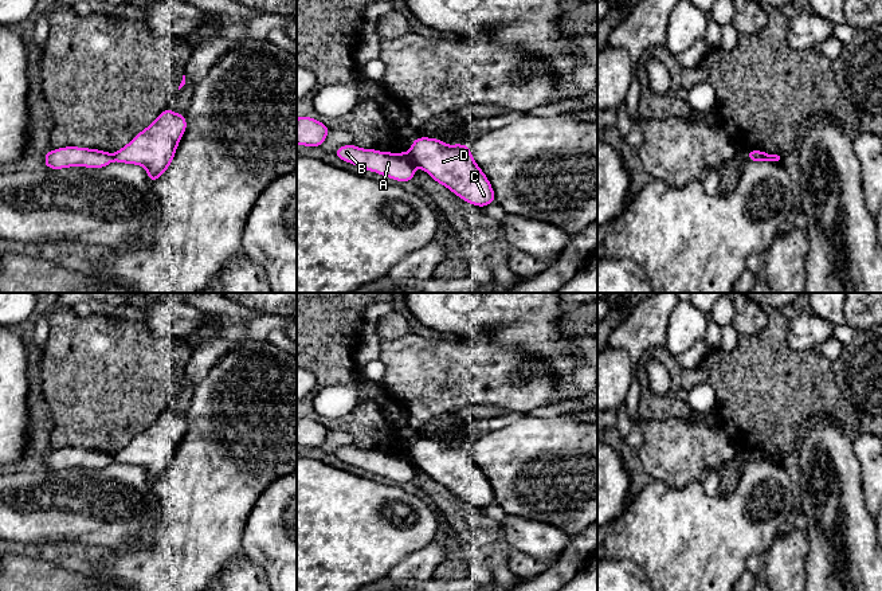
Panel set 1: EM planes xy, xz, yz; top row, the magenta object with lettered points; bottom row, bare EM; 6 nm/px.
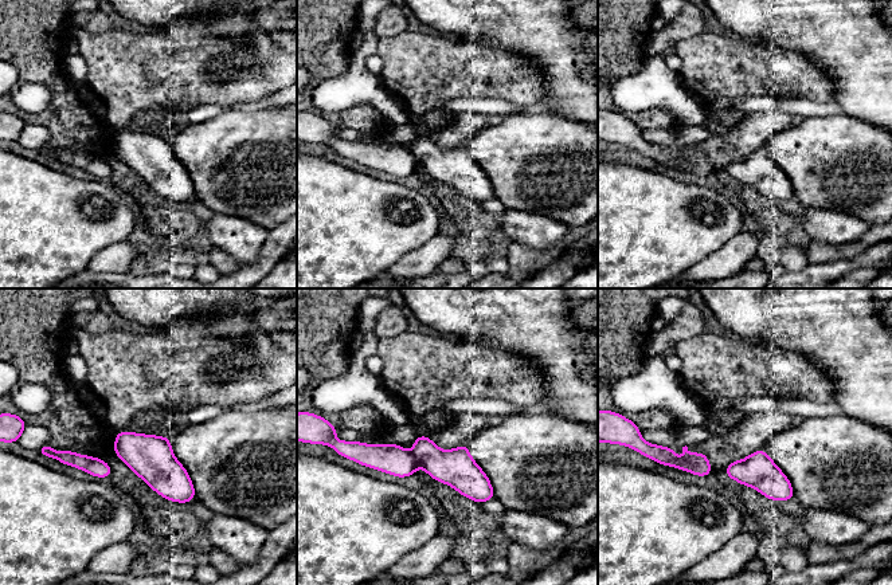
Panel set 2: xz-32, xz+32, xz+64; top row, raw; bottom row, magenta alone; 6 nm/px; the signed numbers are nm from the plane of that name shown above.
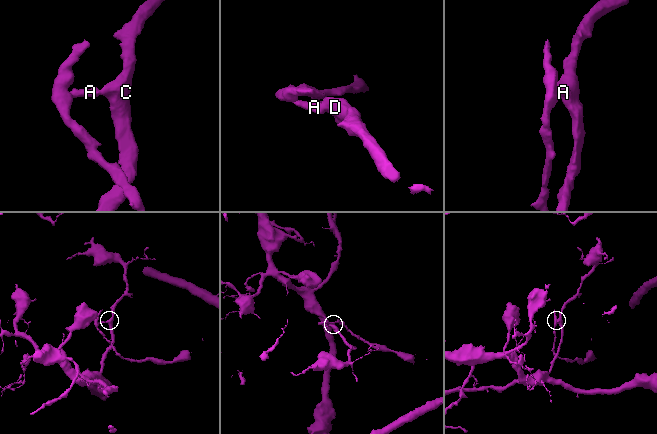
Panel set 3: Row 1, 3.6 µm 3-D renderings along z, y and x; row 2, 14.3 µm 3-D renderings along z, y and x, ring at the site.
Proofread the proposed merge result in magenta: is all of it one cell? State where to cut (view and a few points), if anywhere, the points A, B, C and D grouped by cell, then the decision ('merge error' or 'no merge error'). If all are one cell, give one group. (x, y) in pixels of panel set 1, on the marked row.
cut in xz along (408, 155), (415, 163); A B / C D; merge error

